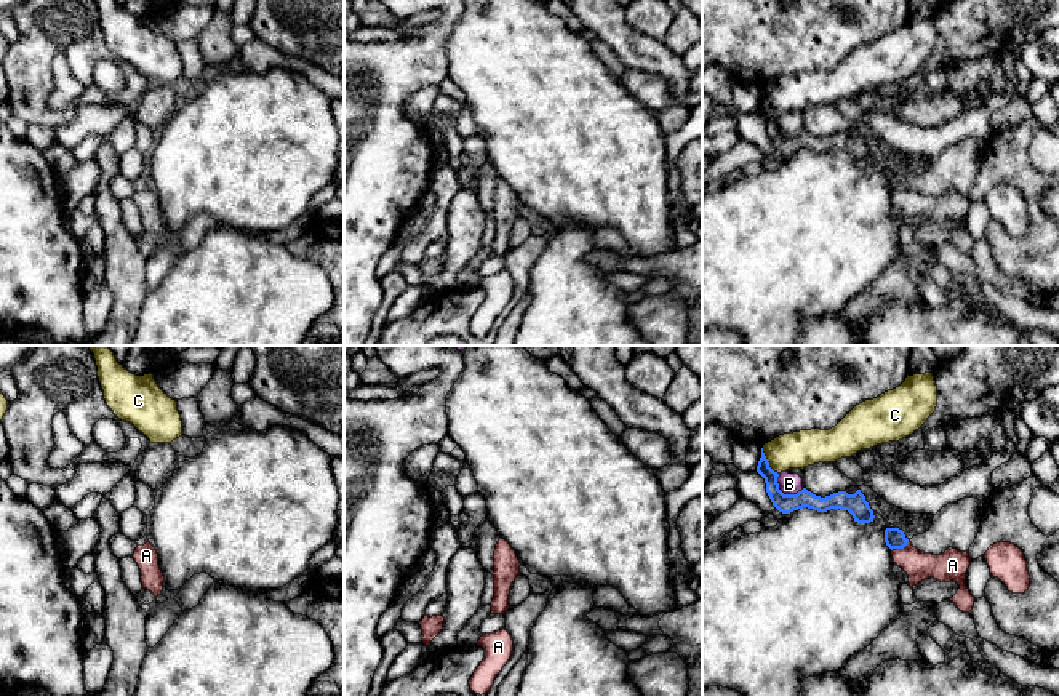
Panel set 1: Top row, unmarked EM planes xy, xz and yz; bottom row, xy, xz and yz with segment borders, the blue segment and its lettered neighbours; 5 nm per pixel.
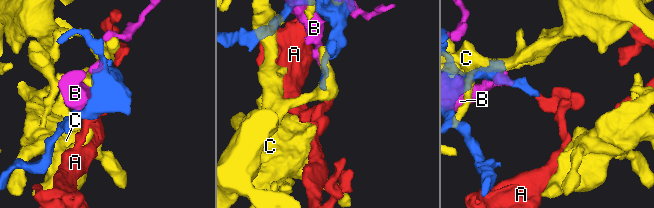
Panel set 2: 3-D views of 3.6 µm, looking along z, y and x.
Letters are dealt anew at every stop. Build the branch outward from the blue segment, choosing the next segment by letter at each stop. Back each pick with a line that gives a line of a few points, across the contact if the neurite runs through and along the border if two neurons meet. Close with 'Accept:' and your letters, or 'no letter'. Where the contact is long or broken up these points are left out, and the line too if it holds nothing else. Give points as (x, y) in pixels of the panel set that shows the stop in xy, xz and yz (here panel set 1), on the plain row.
Accept: no letter

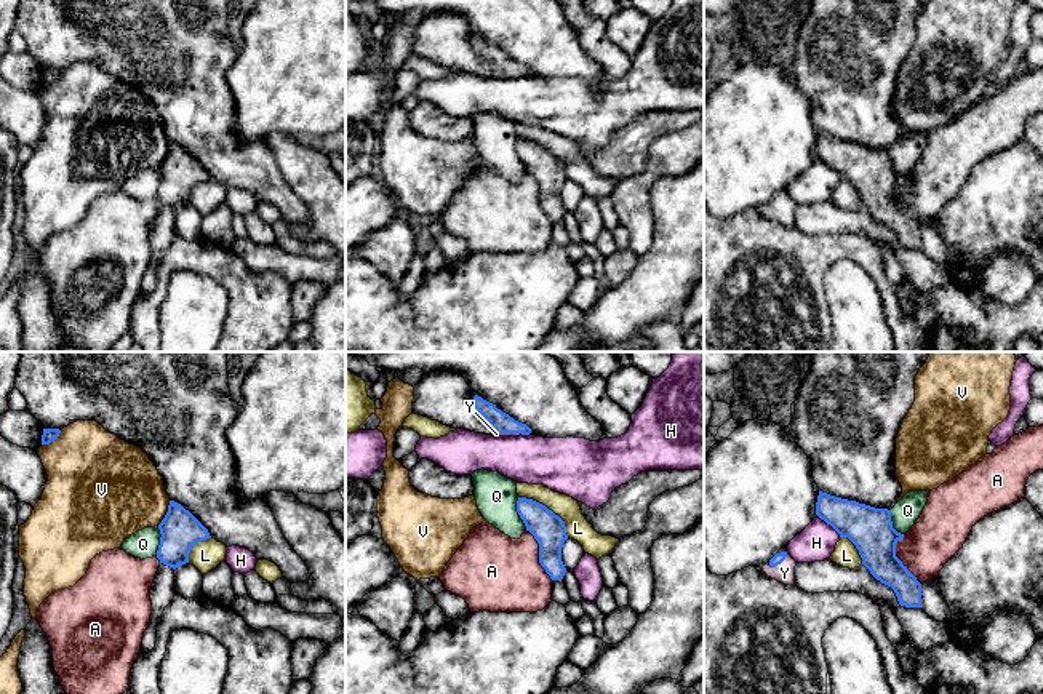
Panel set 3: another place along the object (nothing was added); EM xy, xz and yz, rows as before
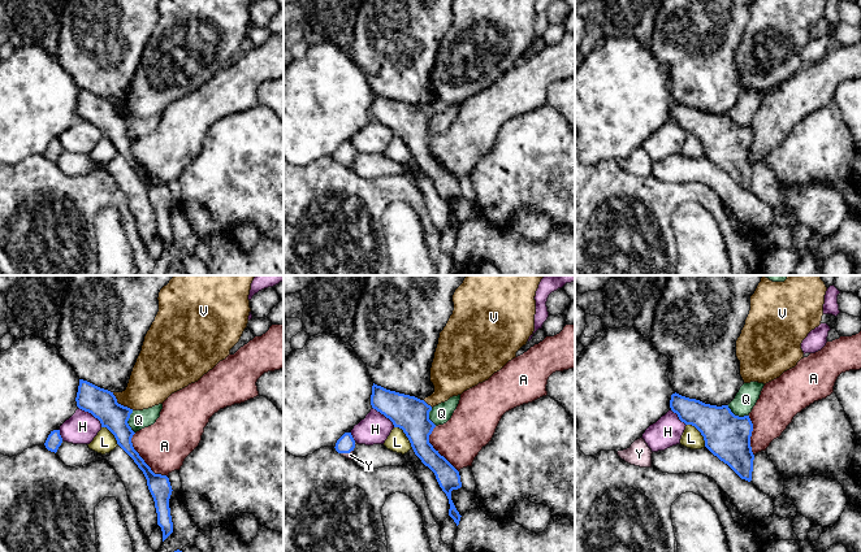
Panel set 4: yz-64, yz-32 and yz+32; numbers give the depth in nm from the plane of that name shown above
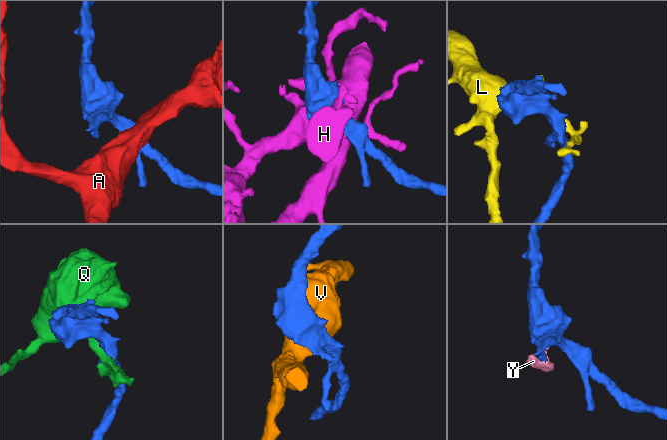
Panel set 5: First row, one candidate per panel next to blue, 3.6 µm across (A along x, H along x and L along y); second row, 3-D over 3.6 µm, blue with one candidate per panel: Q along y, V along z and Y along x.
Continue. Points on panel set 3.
Y: Line: yz (778, 200), (779, 205), (784, 215)
Accept: Y

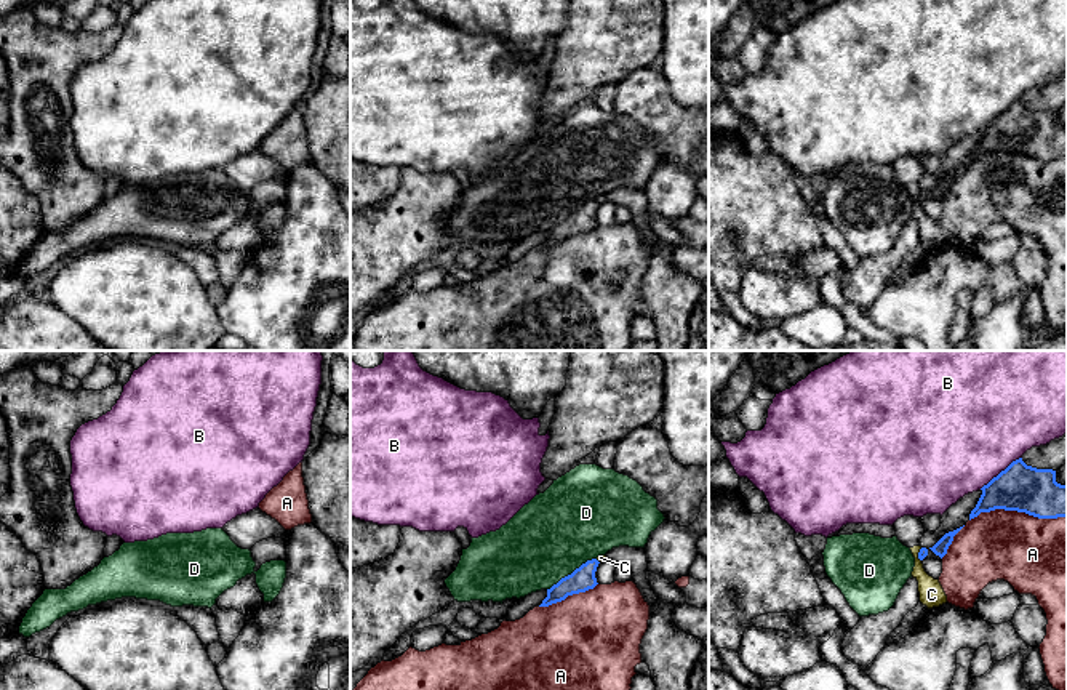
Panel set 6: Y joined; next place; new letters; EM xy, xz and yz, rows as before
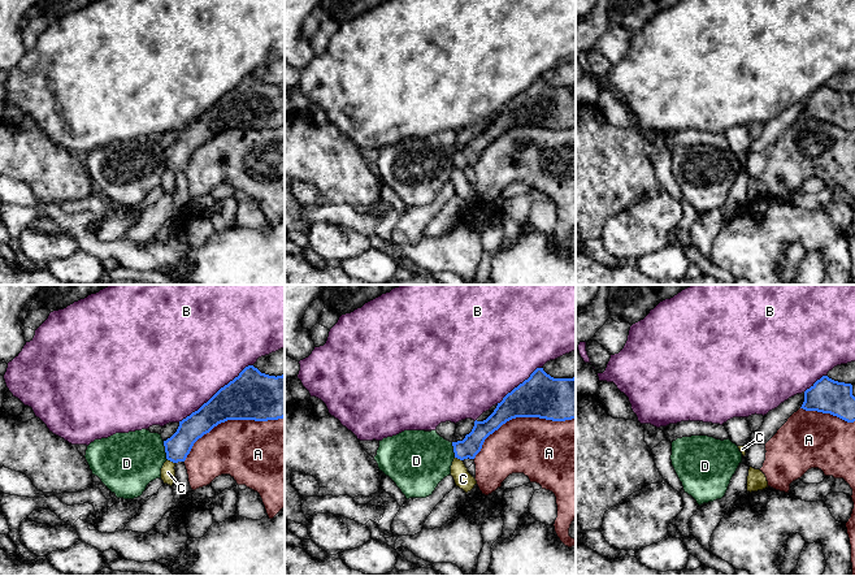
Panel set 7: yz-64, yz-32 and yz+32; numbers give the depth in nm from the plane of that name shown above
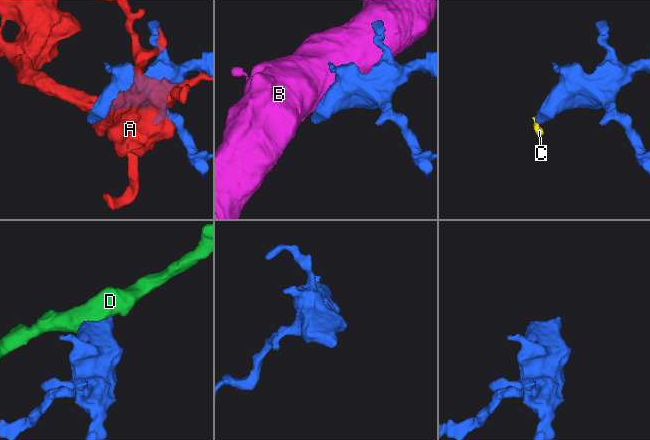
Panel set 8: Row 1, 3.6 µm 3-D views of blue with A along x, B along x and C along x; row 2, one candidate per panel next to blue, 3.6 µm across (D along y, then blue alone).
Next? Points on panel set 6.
C: Line: yz (923, 192), (919, 196), (919, 215), (931, 236)
Accept: C

